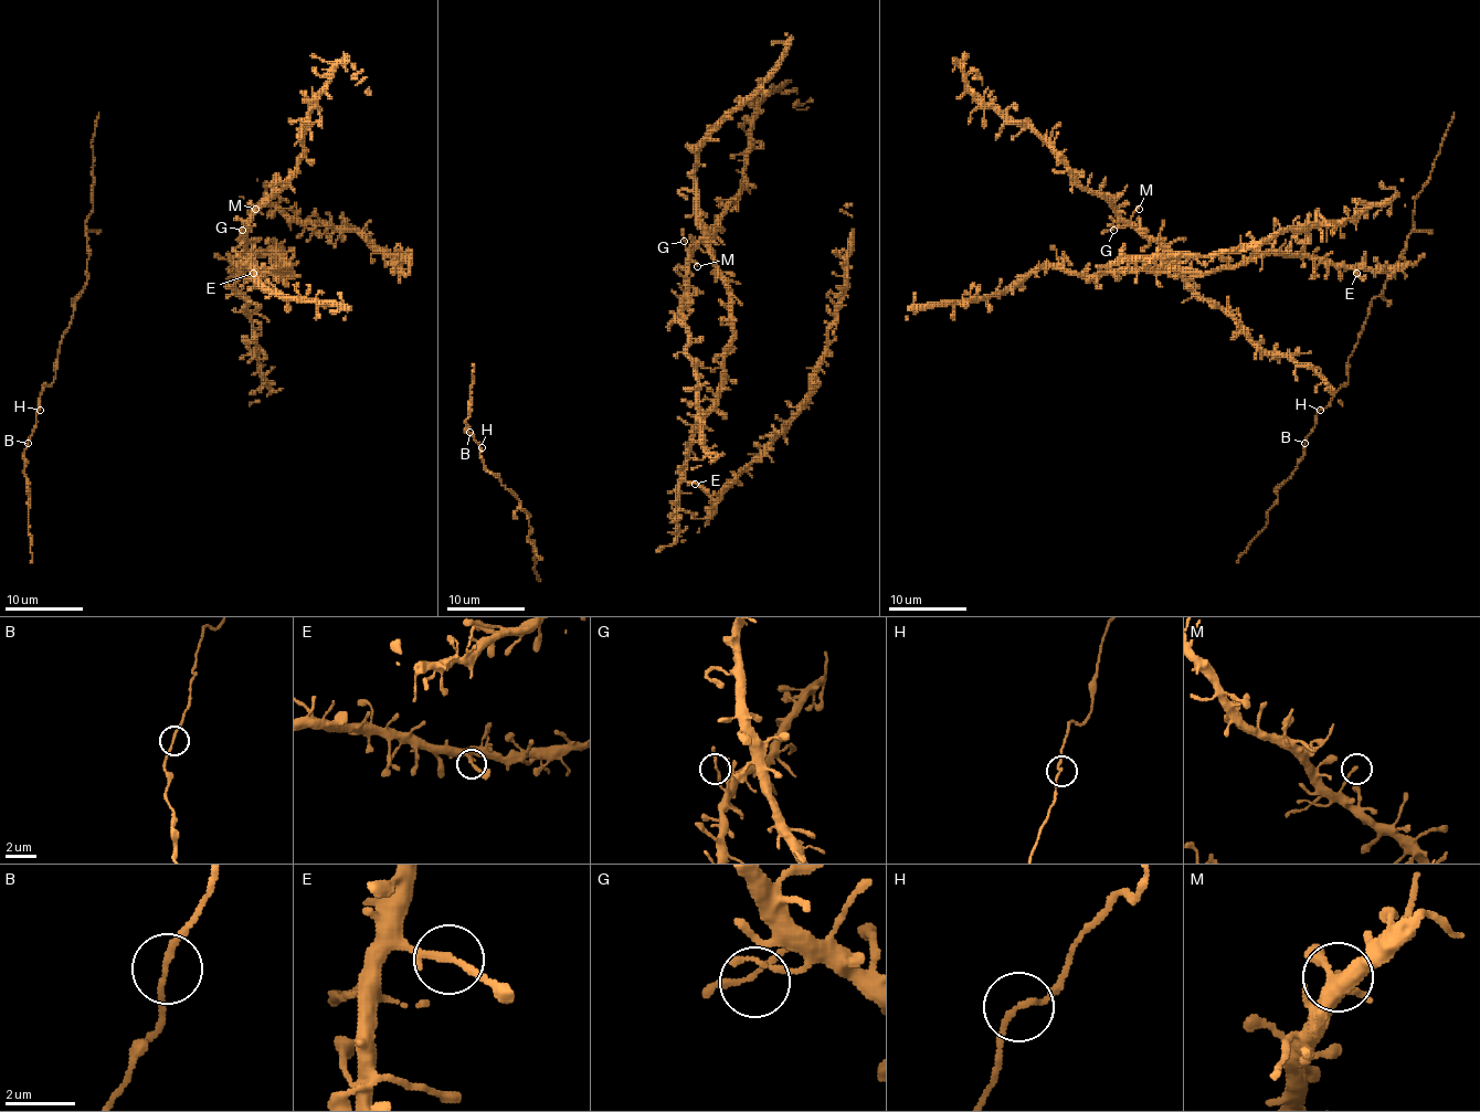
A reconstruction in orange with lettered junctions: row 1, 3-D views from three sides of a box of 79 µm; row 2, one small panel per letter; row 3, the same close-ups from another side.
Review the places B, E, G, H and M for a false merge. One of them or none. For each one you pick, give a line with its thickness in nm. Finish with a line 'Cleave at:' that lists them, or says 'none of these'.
Cleave at: none of these

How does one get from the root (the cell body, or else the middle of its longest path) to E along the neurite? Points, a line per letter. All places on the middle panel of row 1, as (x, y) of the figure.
E: (684, 467), (684, 477), (695, 484)

